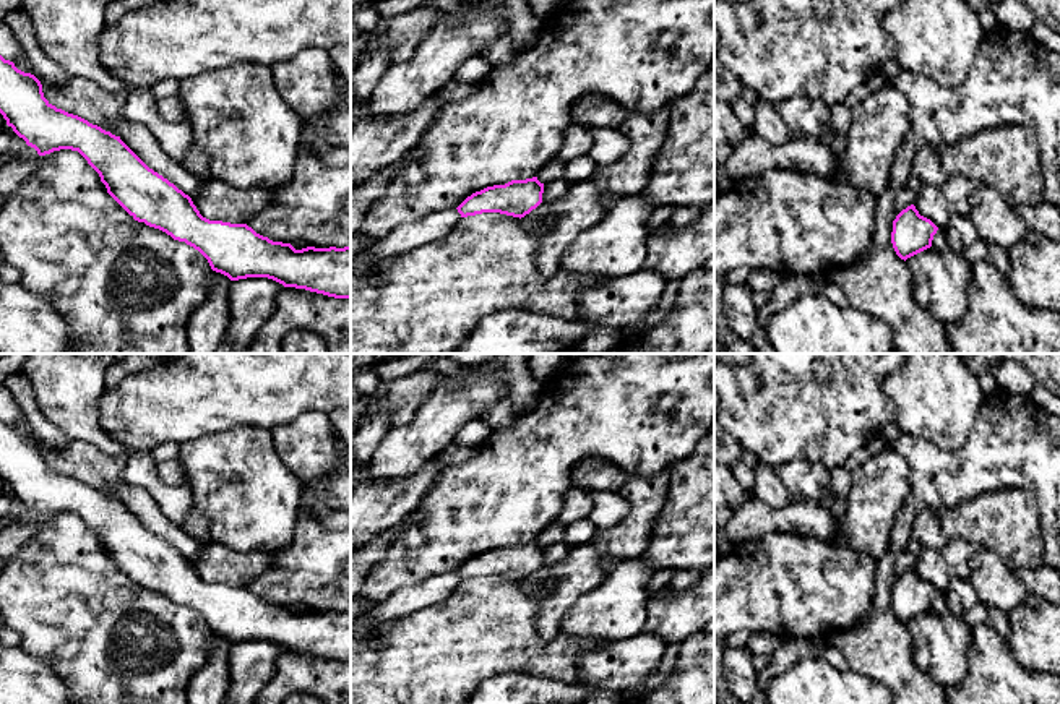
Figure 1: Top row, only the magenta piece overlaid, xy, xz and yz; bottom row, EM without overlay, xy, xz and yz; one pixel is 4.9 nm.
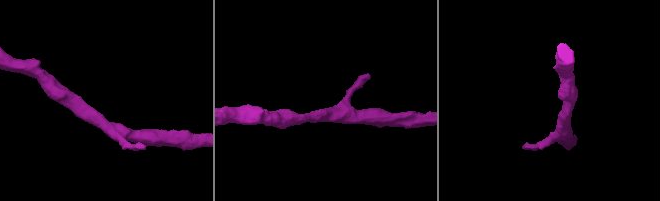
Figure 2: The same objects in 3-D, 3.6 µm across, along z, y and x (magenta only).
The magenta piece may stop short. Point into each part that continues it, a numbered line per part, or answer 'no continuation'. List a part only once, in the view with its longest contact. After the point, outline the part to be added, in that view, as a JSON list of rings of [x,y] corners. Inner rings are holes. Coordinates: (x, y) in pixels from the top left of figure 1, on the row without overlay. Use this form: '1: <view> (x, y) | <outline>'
no continuation

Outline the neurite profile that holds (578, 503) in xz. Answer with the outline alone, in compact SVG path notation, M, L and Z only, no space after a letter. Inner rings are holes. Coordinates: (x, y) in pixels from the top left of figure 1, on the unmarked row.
M575 487L565 495L563 509L555 522L568 526L586 517L592 509L592 492Z

